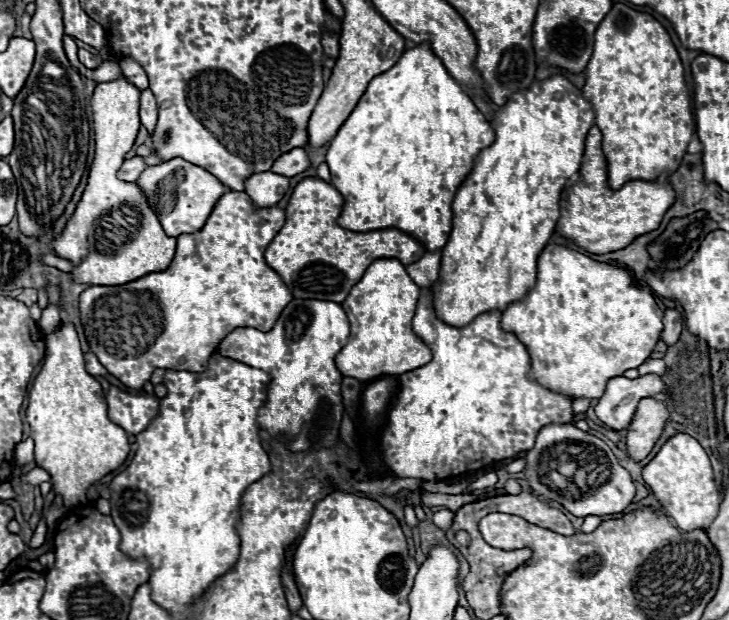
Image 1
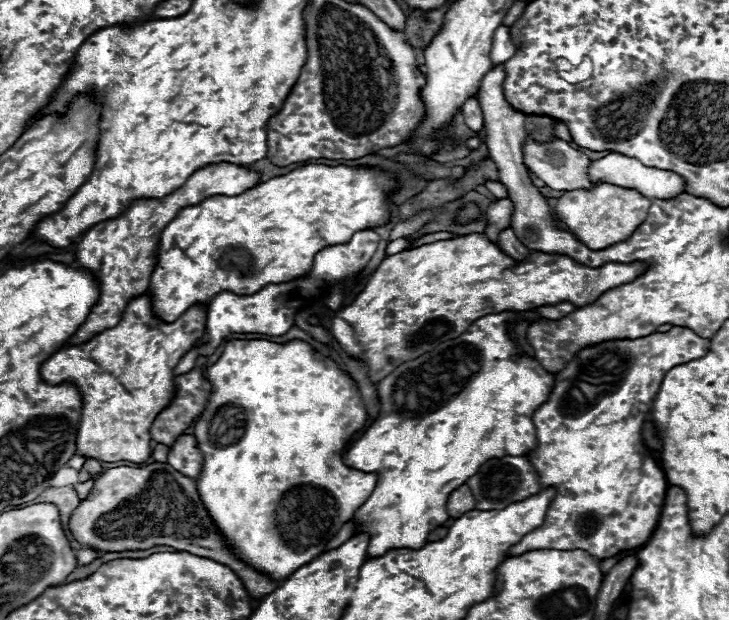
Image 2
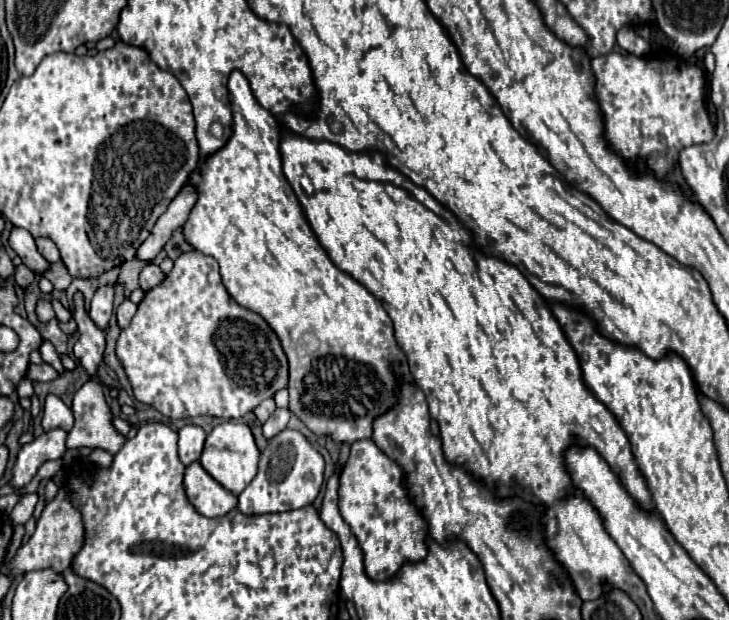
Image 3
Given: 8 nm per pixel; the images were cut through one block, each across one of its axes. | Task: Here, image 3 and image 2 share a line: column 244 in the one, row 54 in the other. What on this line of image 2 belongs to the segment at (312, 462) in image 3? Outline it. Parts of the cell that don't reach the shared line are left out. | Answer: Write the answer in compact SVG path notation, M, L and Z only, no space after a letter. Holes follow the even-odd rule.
M500 26L500 28L496 28L496 32L492 36L492 48L490 48L492 68L508 62L512 56L514 56L514 44L508 34L508 26Z

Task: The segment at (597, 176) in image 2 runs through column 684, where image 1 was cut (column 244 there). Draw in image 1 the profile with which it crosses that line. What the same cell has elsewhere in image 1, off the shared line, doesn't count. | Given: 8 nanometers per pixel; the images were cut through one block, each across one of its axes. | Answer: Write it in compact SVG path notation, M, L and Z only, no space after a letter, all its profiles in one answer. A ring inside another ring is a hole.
M274 172L252 174L244 182L244 192L254 200L254 204L258 208L278 204L282 200L282 196L288 192L288 188L290 188L288 176L274 174Z

